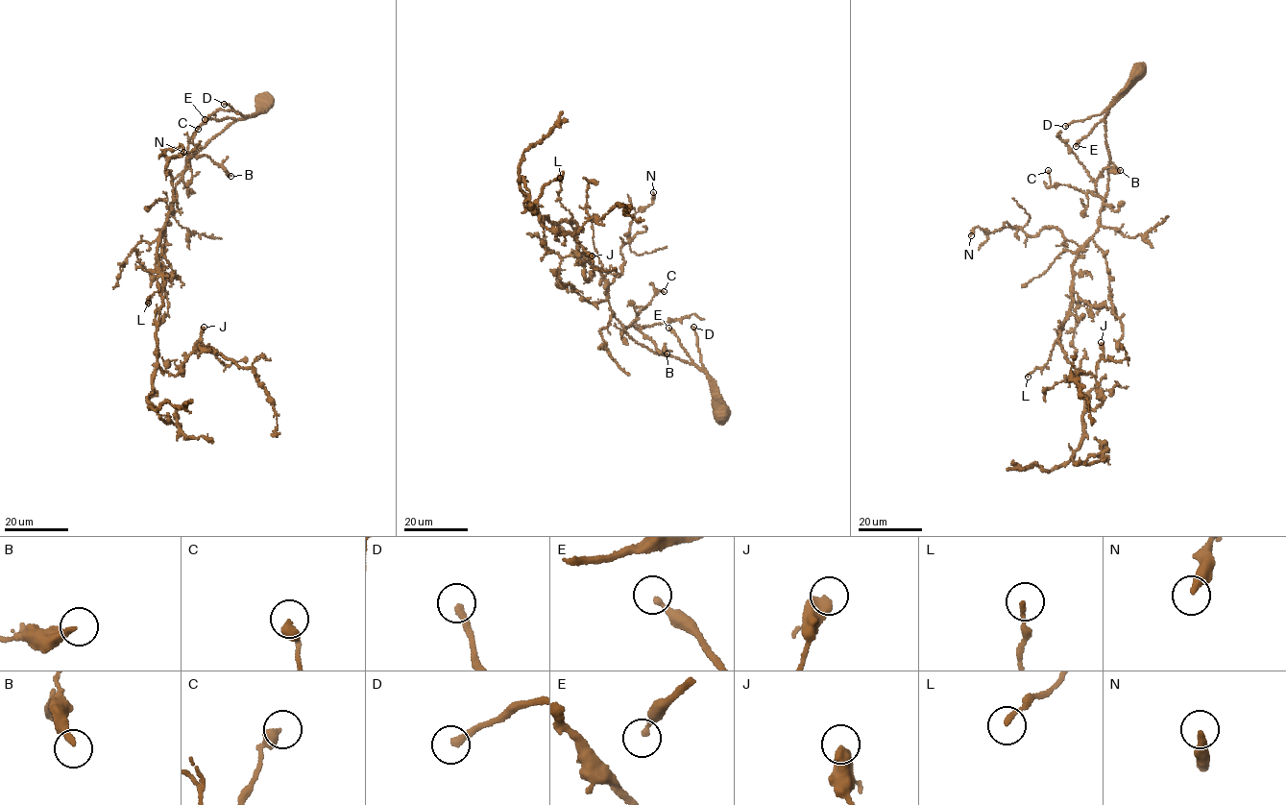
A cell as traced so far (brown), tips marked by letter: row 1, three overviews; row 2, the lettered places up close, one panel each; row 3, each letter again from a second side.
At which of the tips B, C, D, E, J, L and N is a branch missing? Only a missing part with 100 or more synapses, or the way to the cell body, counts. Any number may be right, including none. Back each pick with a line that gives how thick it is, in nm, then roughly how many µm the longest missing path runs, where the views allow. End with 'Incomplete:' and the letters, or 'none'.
Incomplete: none

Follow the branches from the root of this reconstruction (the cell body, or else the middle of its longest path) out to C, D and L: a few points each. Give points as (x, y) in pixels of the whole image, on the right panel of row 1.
C: (1138, 72), (1116, 94), (1105, 119), (1110, 160), (1104, 196), (1083, 192), (1064, 184), (1052, 186), (1048, 170)
D: (1138, 72), (1104, 112), (1065, 126)
L: (1138, 72), (1116, 94), (1105, 119), (1108, 188), (1100, 227), (1073, 266), (1071, 312), (1047, 364), (1028, 377)

